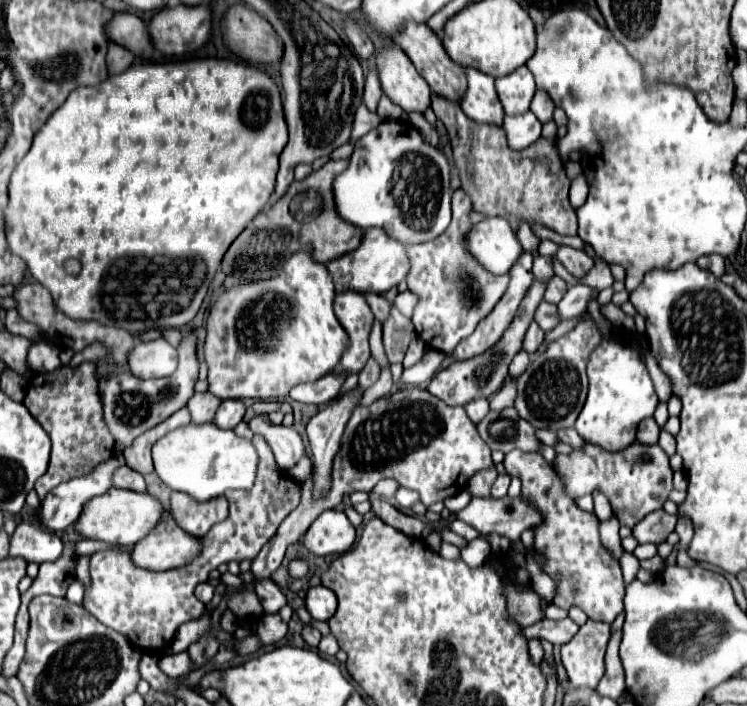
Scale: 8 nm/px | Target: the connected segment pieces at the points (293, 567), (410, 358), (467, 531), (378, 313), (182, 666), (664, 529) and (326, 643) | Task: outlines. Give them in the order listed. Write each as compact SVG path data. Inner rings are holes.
M295 558L295 560L289 562L289 576L291 576L293 580L299 580L299 578L307 576L307 572L309 572L309 562L307 562L307 560Z
M413 338L413 342L409 344L409 350L407 350L407 354L405 354L403 366L405 366L405 368L411 368L413 364L417 364L417 362L423 358L425 350L427 350L427 346L425 346L419 338Z
M453 522L453 532L457 532L459 536L467 538L467 540L473 540L473 538L479 538L481 534L477 530L473 530L469 524L465 522Z
M365 294L365 298L367 298L367 302L369 302L369 306L371 306L373 314L375 314L375 320L379 320L383 324L385 318L389 316L391 304L383 296L379 296L379 294Z
M181 652L181 654L165 654L159 658L159 668L165 672L165 674L171 674L171 676L179 676L179 674L185 674L191 670L191 662L187 658L187 652Z
M663 508L657 512L651 512L649 516L645 516L635 528L633 528L633 536L639 540L639 544L645 542L653 542L653 544L661 544L667 540L667 536L675 530L677 524L677 516L675 514L667 514Z
M329 634L329 636L325 636L323 640L321 640L321 644L319 644L319 652L321 654L325 654L325 656L335 656L337 654L337 650L339 650L339 644L337 644L337 640L333 638L333 634Z

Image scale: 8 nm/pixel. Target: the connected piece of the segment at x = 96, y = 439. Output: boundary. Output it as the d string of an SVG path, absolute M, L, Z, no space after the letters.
M81 362L79 366L59 366L51 372L33 374L29 378L23 404L51 438L49 468L35 482L35 490L41 500L61 482L87 476L93 472L93 468L97 468L97 464L113 458L113 436L109 434L109 428L103 420L99 374L93 362Z

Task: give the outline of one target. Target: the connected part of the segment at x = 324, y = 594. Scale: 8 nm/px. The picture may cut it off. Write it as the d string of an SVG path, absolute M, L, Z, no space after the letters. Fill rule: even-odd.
M313 586L307 592L305 604L315 620L329 620L337 610L337 596L325 586Z

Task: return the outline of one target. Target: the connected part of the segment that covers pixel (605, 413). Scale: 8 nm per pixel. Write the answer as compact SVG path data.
M603 338L601 346L593 350L589 366L589 394L587 402L575 422L575 430L579 436L603 450L625 450L635 442L637 426L643 418L653 416L659 398L655 394L655 386L645 370L645 364L639 360L639 354L623 340L607 340Z

